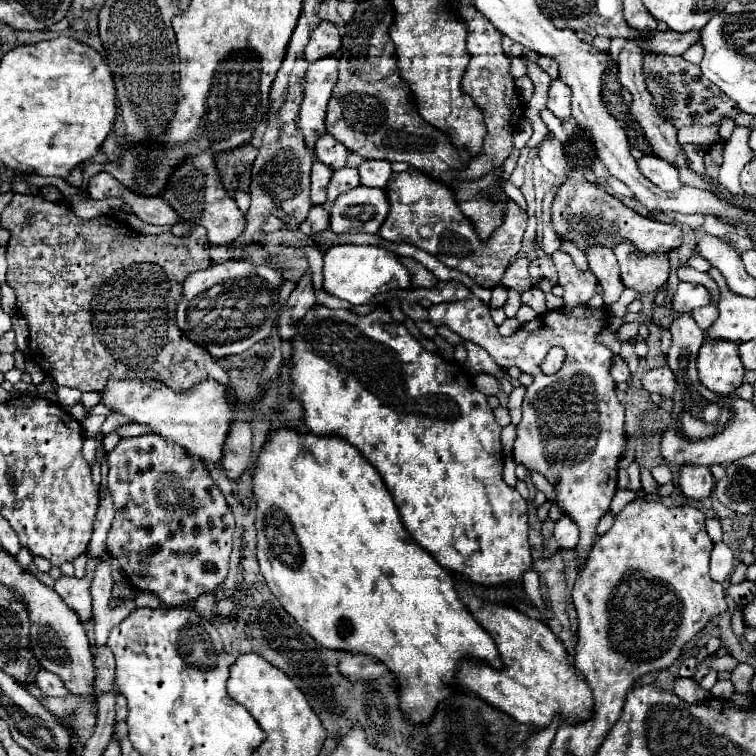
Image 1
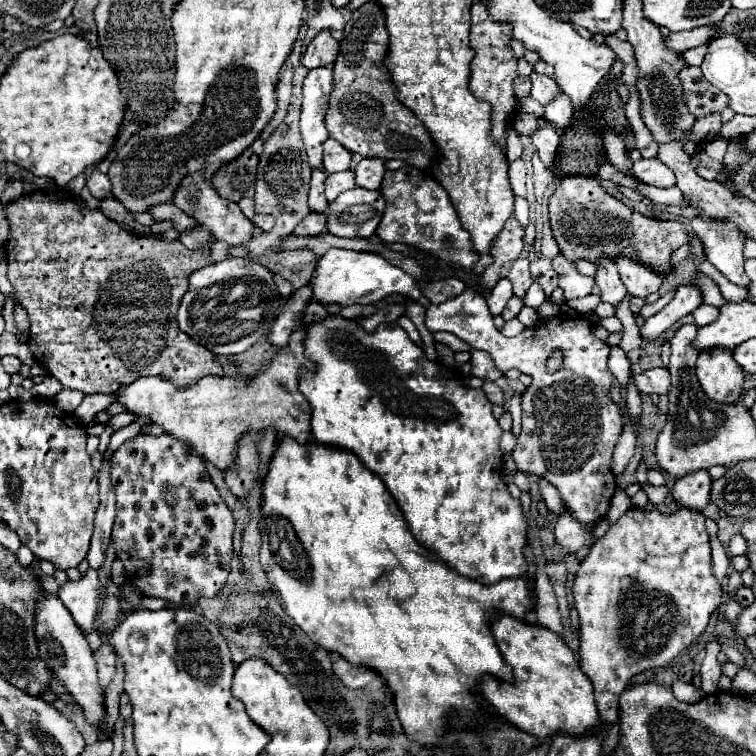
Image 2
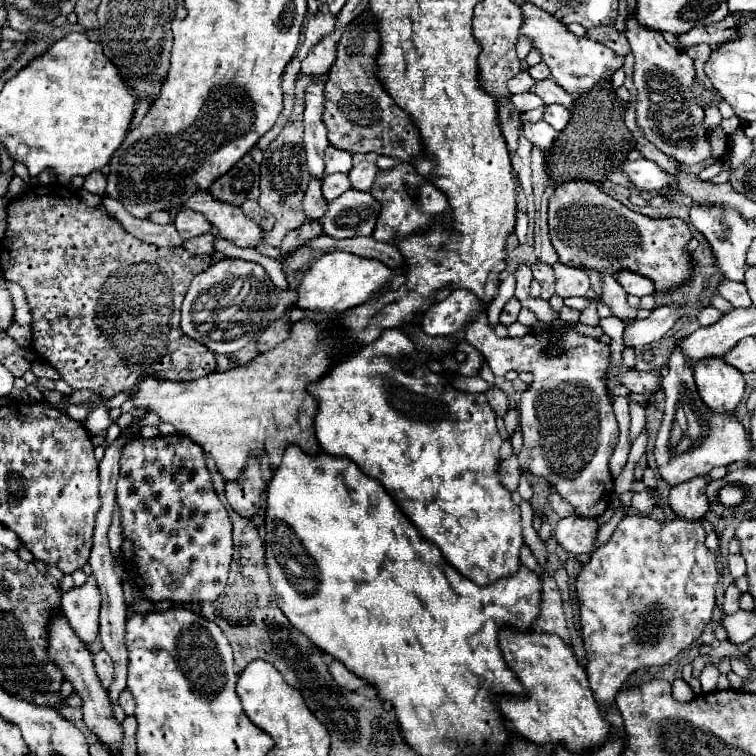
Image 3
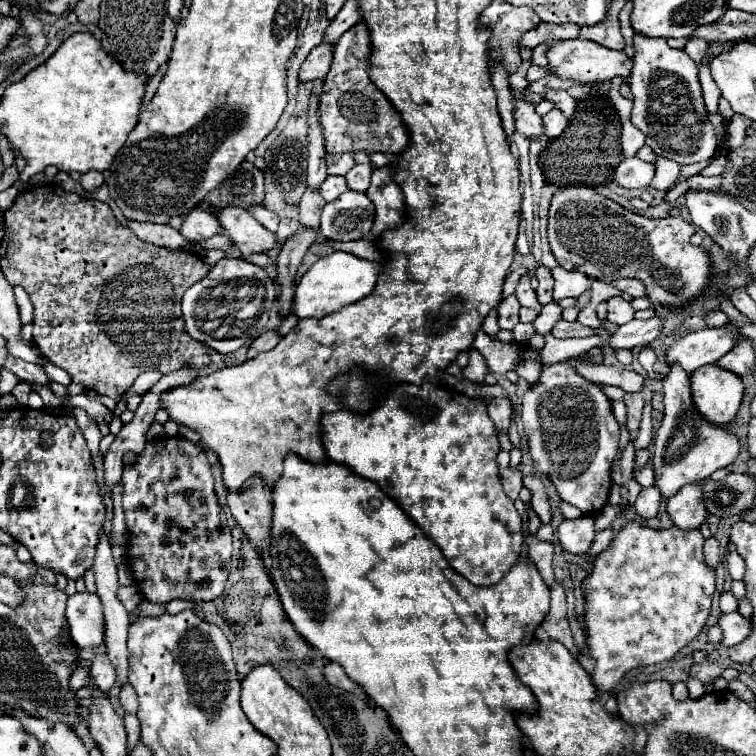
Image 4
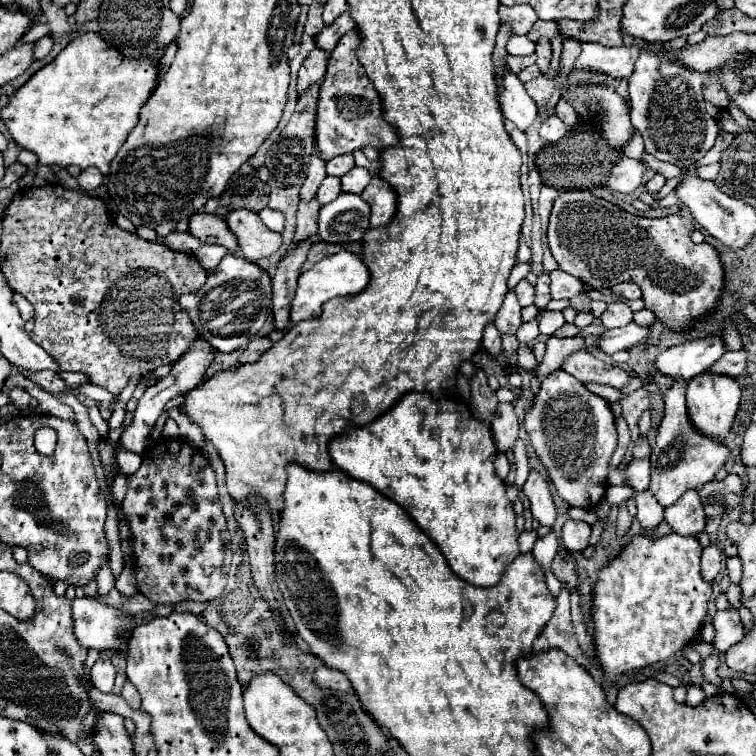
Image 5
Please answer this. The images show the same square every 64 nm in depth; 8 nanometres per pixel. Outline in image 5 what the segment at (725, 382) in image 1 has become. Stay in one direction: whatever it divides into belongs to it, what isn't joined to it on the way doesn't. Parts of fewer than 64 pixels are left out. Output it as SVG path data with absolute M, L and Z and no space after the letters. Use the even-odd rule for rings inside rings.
M708 372L692 378L686 388L688 418L692 420L692 426L704 436L710 436L714 440L722 440L734 422L734 416L736 416L736 410L740 404L740 394L742 394L742 390L734 378L712 376Z

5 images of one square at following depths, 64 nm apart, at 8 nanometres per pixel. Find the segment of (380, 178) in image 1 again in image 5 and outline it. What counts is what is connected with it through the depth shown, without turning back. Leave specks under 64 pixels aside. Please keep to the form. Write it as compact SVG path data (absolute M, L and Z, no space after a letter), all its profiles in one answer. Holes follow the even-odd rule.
M352 168L348 174L344 174L340 178L342 182L342 192L350 192L350 194L360 194L368 182L370 182L370 172L366 168Z

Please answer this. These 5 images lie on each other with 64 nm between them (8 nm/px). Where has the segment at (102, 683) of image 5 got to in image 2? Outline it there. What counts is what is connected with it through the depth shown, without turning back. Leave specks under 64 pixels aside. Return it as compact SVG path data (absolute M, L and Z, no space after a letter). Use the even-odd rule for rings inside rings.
M102 644L100 650L94 652L96 658L96 666L98 666L98 678L100 678L100 686L106 688L114 676L114 662L116 662L116 654L112 654L112 648L108 644Z

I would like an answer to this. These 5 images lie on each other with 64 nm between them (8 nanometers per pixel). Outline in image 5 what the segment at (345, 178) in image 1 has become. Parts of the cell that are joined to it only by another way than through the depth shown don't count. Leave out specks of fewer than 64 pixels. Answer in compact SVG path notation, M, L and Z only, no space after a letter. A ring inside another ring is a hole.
M326 176L324 182L320 184L318 188L318 194L316 194L316 200L324 206L328 202L332 202L334 198L338 198L340 194L340 178L332 178L332 176Z

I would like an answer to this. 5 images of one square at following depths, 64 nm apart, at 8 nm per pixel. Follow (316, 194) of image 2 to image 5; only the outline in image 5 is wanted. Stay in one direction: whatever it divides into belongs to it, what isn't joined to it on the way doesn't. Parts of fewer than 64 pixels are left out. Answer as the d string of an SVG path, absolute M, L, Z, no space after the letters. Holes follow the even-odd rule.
M316 200L300 202L296 232L294 232L294 238L292 238L294 244L316 236L316 232L318 232L318 210L320 210L320 204Z

